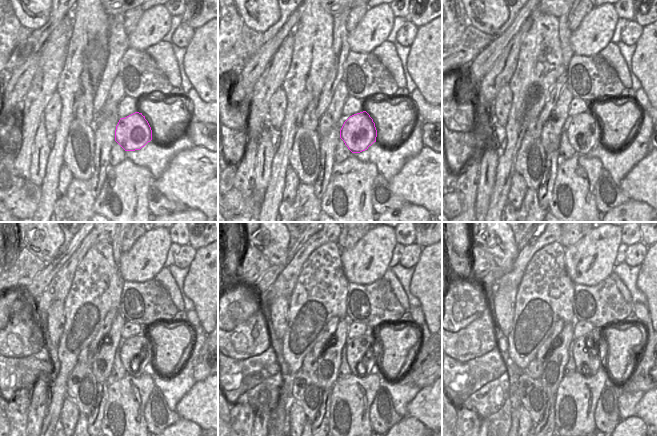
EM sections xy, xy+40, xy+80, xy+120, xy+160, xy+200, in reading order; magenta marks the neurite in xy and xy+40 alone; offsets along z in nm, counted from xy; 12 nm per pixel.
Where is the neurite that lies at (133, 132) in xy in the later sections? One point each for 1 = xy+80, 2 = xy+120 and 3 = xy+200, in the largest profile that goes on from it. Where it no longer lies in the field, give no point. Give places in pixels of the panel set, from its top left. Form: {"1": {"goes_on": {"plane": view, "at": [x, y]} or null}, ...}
{"1": {"goes_on": {"plane": "xy+80", "at": [584, 131]}}, "2": {"goes_on": {"plane": "xy+120", "at": [136, 354]}}, "3": {"goes_on": {"plane": "xy+200", "at": [587, 360]}}}

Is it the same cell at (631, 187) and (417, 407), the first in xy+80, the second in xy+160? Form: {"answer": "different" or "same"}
{"answer": "same"}

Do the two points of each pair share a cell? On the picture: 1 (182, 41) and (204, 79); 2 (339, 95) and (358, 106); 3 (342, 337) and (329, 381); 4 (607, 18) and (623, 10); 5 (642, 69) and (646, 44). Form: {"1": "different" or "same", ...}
{"1": "different", "2": "different", "3": "same", "4": "different", "5": "same"}

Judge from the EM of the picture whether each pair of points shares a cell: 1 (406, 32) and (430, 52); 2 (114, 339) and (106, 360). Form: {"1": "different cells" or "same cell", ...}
{"1": "different cells", "2": "same cell"}

